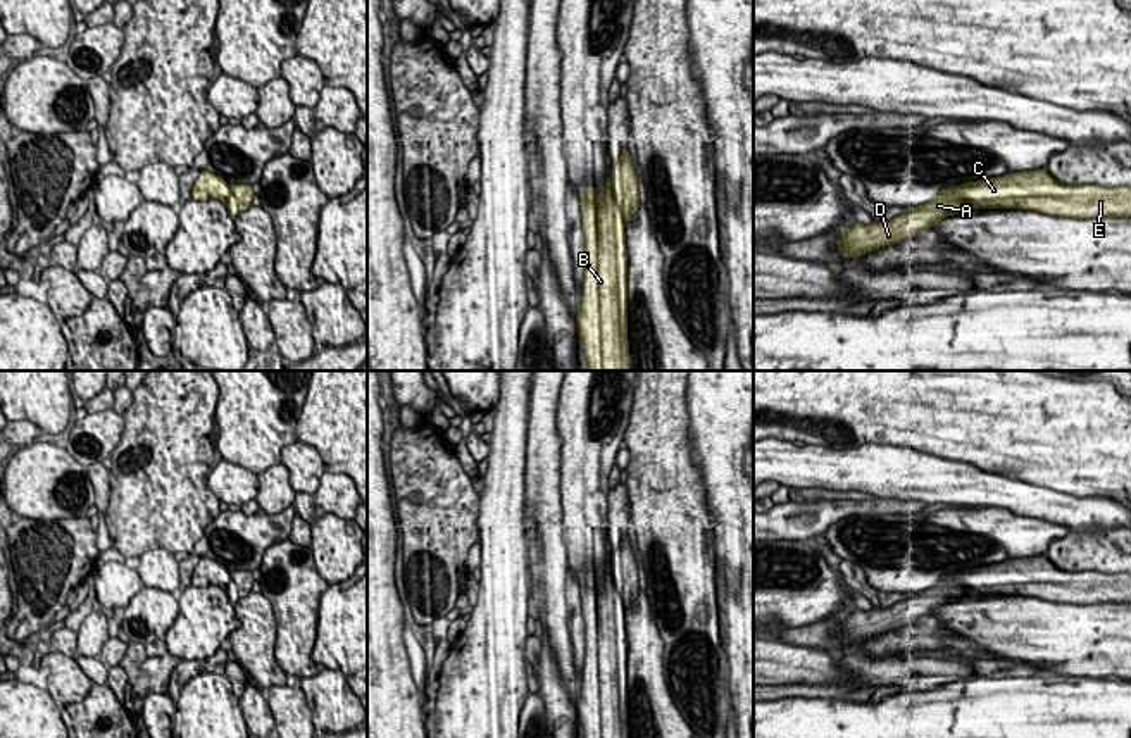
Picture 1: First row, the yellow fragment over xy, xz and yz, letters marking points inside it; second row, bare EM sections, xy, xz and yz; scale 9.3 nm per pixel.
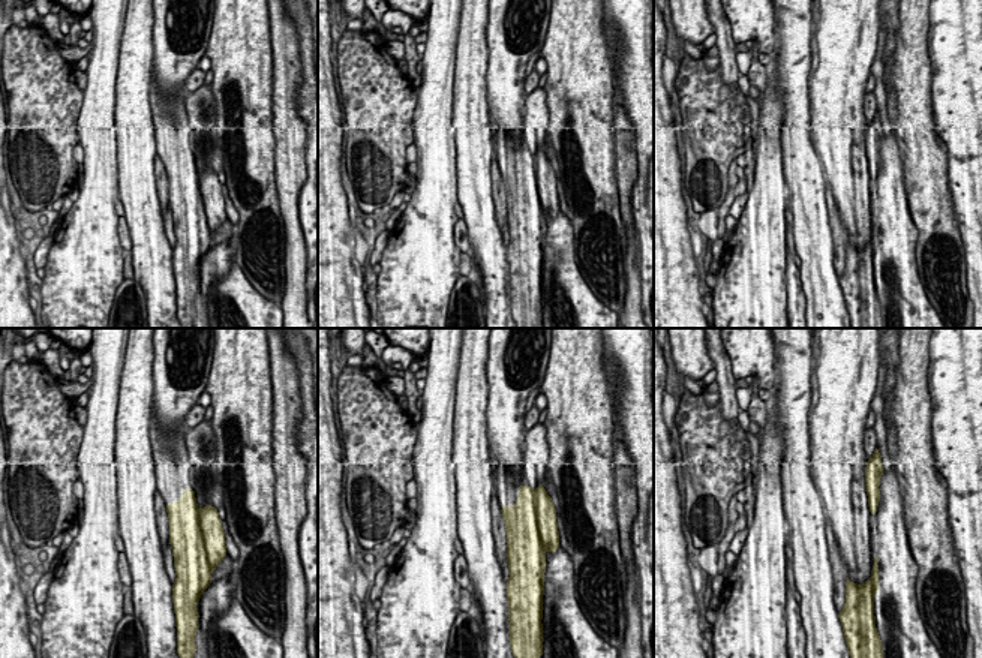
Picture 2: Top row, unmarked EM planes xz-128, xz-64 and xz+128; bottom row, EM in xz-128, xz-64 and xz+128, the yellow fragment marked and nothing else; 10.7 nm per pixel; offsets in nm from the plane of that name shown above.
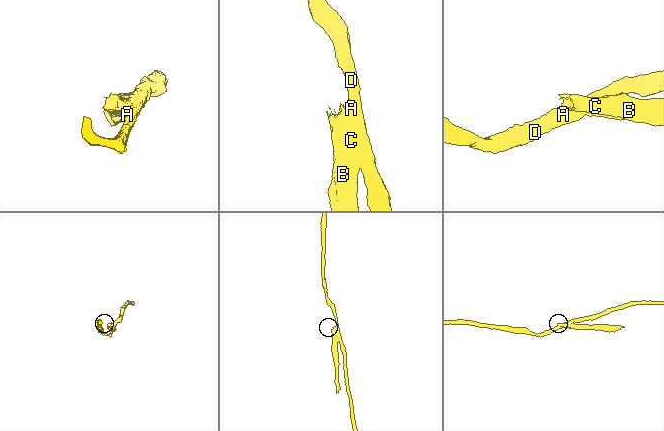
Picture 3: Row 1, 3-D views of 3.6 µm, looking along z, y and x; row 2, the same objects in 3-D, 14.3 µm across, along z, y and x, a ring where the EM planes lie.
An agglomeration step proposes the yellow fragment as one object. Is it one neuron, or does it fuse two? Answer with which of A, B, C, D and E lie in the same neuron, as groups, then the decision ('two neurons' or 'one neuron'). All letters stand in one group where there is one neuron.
A D / B C E | two neurons

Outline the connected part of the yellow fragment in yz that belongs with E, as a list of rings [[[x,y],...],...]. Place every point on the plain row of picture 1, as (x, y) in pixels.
[[[1047,555],[1012,559],[943,574],[978,595],[1019,595],[1065,604],[1131,604],[1131,574],[1059,569]]]

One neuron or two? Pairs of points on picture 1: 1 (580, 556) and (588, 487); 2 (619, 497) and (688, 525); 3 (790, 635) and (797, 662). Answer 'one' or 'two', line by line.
1: one
2: two
3: two

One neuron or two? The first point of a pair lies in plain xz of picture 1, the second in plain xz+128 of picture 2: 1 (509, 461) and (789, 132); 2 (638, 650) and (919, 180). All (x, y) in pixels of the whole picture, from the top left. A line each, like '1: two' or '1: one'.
1: two
2: two

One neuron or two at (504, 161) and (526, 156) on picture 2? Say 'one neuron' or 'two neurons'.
one neuron

